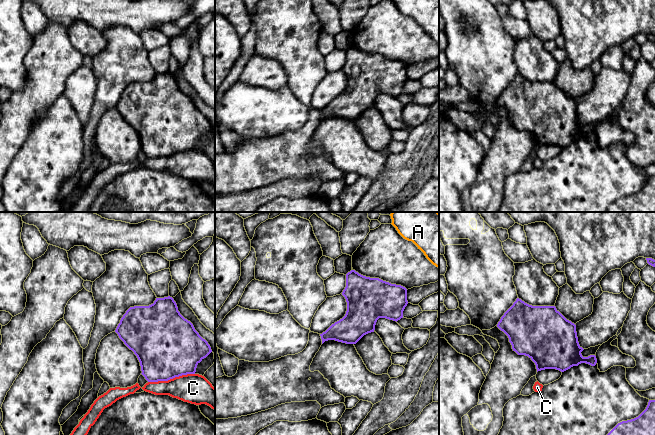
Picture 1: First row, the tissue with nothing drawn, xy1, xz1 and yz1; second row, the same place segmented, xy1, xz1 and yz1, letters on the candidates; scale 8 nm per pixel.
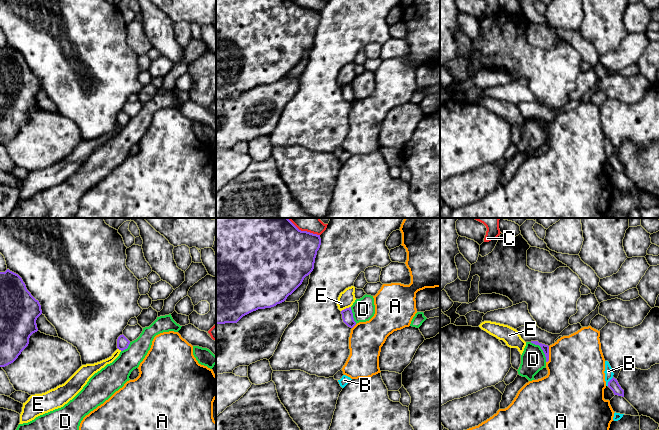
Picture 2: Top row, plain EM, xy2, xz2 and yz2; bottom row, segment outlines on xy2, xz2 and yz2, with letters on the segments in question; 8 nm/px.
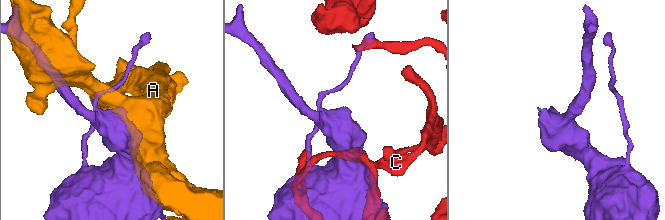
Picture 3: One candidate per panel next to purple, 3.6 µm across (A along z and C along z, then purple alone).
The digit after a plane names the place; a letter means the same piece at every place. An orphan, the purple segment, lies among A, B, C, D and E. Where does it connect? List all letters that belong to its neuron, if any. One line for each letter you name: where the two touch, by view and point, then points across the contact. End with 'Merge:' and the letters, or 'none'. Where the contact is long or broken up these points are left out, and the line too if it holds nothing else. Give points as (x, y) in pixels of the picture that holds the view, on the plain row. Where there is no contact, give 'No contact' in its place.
Merge: none

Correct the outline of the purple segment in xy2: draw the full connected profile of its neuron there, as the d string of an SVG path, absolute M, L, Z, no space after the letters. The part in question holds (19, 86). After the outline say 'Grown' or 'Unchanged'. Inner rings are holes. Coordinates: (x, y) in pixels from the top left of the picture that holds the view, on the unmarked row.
M9 45L0 48L0 143L13 139L28 122L30 112L38 107L36 96L41 90L39 77L27 66L22 54Z. Unchanged

